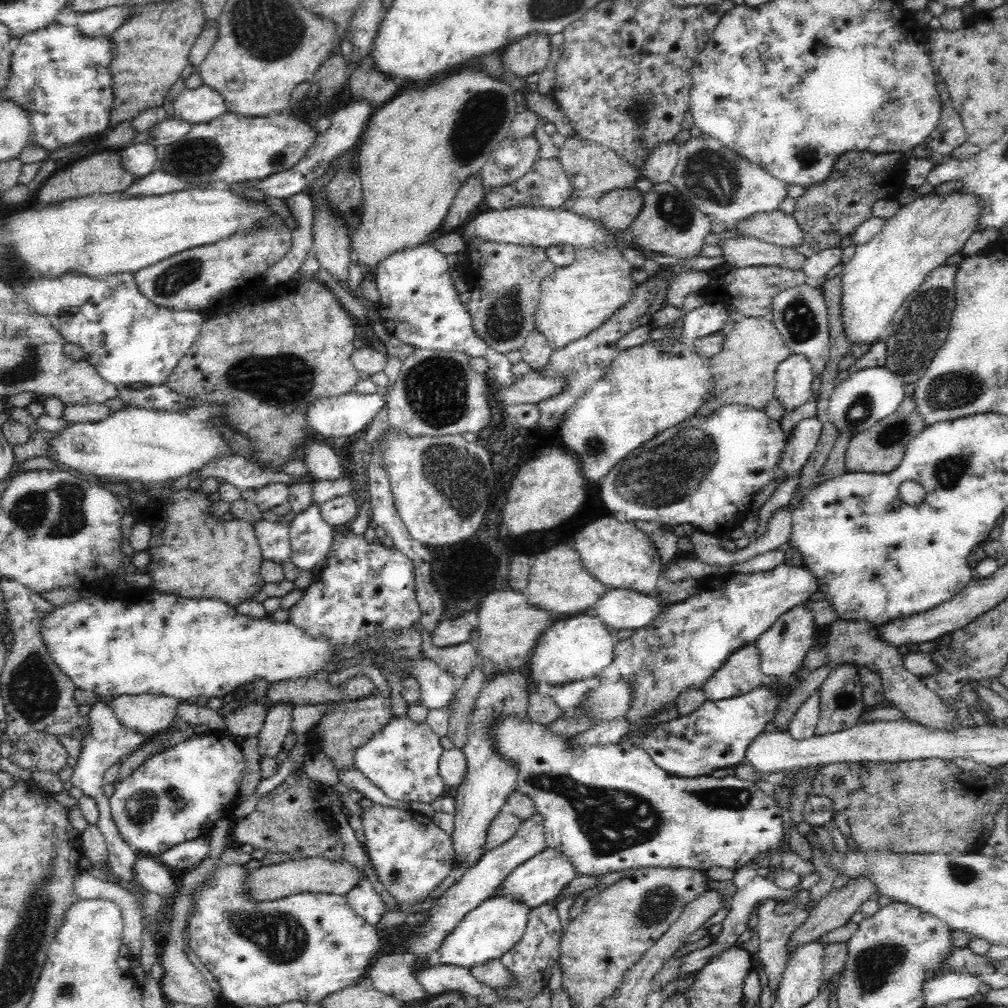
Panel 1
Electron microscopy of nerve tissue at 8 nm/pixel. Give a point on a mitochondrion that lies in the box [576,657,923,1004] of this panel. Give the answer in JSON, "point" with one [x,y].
{"point":[873,966]}

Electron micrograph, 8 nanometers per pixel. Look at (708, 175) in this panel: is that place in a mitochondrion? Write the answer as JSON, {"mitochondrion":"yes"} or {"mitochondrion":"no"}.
{"mitochondrion":"yes"}

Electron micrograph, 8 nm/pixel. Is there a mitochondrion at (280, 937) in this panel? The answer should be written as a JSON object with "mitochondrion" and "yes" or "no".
{"mitochondrion":"yes"}

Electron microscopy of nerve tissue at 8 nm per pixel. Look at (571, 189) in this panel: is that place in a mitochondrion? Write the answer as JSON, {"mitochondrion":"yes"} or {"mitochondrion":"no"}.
{"mitochondrion":"no"}

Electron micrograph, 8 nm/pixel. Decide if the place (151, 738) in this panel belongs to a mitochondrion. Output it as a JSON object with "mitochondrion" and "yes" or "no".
{"mitochondrion":"no"}

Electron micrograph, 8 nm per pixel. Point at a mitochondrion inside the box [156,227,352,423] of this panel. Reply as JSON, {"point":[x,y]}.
{"point":[283,380]}

